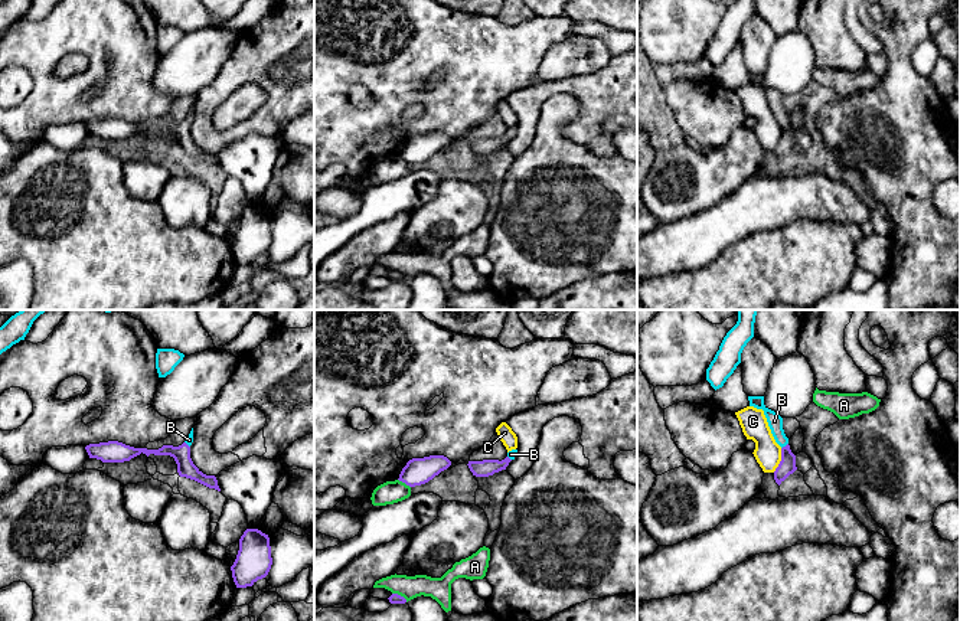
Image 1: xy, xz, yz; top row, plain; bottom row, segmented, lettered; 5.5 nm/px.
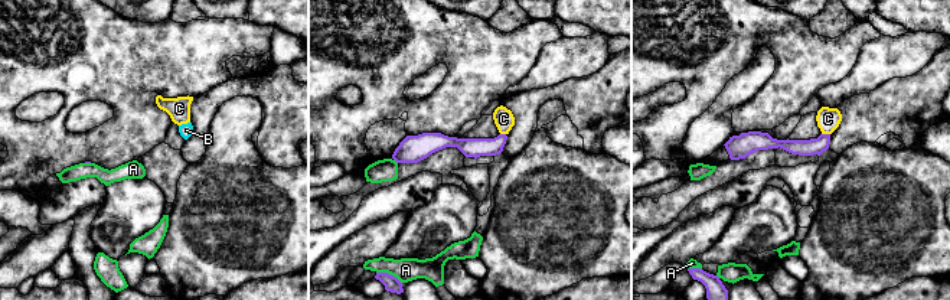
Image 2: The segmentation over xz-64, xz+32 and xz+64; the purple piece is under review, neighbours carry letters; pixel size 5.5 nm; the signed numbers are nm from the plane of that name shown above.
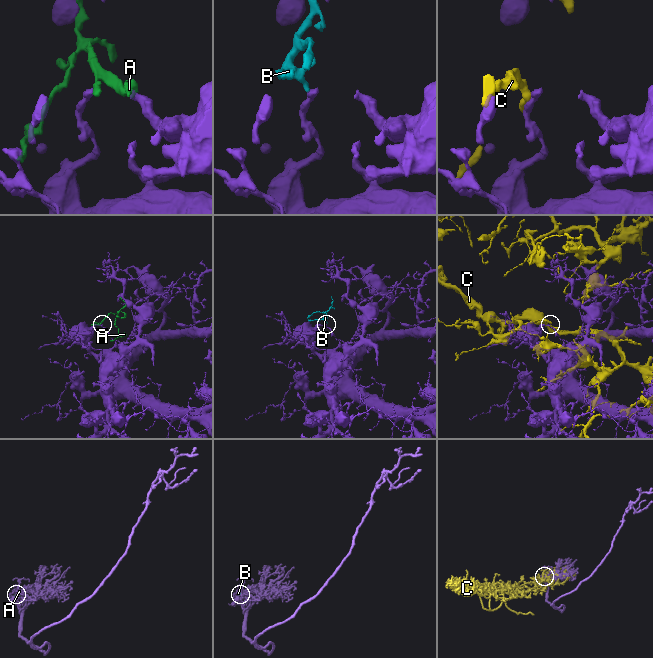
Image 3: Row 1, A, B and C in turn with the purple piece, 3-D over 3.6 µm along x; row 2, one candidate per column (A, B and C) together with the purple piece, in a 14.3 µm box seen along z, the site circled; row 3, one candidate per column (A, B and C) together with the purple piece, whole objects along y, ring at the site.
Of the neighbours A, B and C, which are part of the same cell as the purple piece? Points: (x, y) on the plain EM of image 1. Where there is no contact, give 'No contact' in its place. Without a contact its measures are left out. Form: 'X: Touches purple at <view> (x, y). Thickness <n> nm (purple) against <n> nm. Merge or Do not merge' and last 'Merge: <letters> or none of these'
A: Touches purple at xz (400, 273). Thickness 60 nm (purple) against 130 nm. Do not merge
B: Touches purple at yz (786, 123). Thickness 100 nm (purple) against 80 nm. Merge
C: Touches purple at yz (781, 137). Thickness 100 nm (purple) against 150 nm. Do not merge
Merge: B

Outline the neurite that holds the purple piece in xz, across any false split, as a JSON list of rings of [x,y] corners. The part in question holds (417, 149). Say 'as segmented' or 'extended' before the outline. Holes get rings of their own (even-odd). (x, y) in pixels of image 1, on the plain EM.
as segmented; [[[444,133],[412,135],[402,146],[398,157],[409,164],[421,163],[432,157],[435,153],[447,147],[450,143],[451,138]]]

